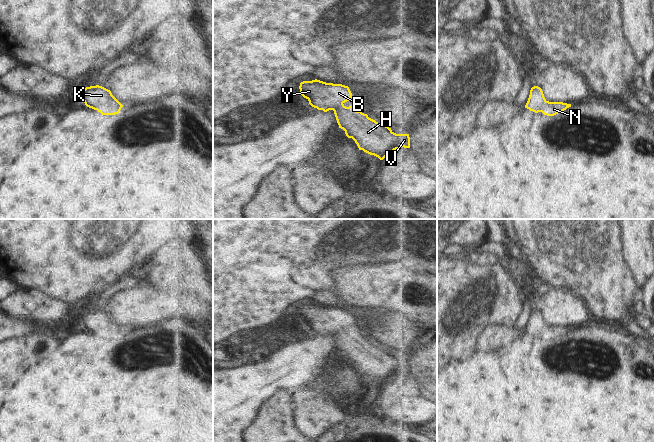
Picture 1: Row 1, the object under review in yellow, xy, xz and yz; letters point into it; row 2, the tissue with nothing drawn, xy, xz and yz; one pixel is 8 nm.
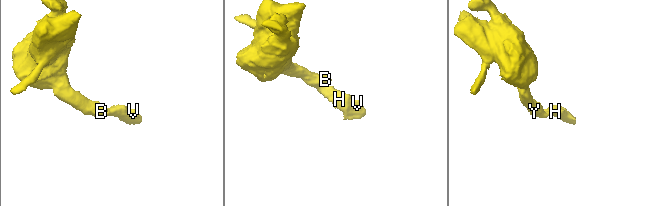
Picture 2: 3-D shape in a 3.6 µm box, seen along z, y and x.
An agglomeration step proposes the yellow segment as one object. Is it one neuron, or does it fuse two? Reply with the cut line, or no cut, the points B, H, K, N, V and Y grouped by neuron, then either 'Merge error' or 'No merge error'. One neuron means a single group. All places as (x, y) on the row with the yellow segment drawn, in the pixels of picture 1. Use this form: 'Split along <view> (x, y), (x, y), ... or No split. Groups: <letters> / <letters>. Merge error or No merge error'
No split. Groups: B H K N V Y. No merge error.

